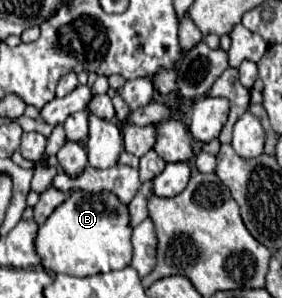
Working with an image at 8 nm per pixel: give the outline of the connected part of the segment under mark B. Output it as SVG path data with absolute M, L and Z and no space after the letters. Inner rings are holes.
M71 191L65 203L61 203L61 207L57 207L39 227L35 247L45 269L73 277L87 277L125 269L131 263L131 233L129 209L113 193Z

